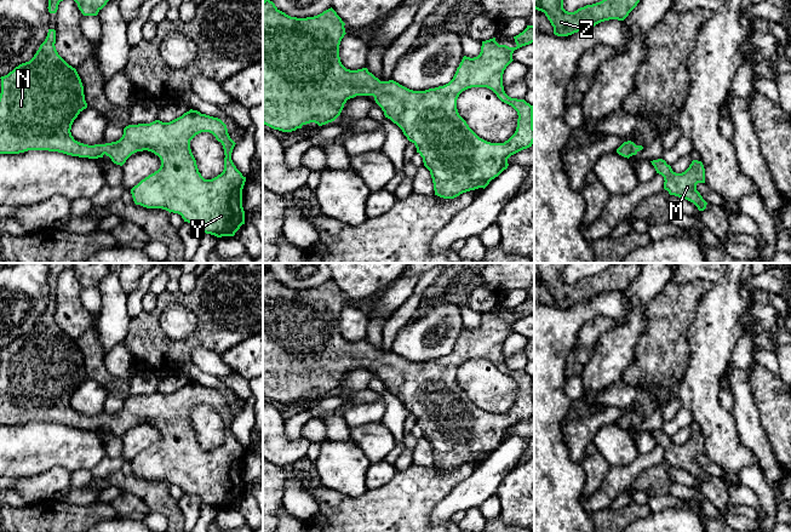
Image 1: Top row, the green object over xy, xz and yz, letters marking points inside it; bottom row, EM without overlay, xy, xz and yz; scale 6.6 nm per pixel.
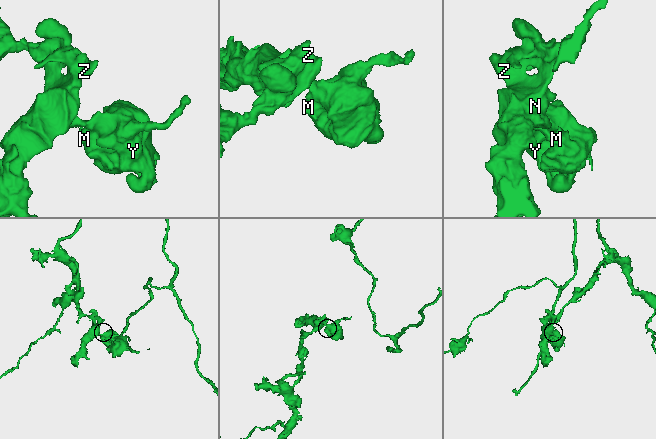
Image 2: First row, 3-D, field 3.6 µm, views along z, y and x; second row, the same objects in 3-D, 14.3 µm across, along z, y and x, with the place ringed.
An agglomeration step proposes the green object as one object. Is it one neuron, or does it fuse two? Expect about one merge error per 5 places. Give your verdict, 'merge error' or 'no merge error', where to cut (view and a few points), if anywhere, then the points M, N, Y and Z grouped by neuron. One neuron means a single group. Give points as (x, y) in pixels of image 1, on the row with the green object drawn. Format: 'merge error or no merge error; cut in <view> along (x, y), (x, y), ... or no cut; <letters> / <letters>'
no merge error; no cut; M N Y Z

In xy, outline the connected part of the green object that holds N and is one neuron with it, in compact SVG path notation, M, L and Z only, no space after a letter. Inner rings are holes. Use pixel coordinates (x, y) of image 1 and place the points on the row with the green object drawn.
M48 29L34 57L0 78L0 154L48 150L88 159L103 158L105 154L114 164L122 166L132 154L151 151L160 158L161 166L131 189L134 204L178 213L184 222L199 224L202 233L217 238L234 236L245 224L242 189L246 177L231 160L236 143L230 138L227 125L218 118L190 109L170 122L155 120L128 125L116 142L94 145L80 143L70 130L78 115L87 108L84 86L76 69L58 55L55 44L56 30ZM201 132L212 133L224 149L224 170L212 179L201 176L190 149L190 141Z

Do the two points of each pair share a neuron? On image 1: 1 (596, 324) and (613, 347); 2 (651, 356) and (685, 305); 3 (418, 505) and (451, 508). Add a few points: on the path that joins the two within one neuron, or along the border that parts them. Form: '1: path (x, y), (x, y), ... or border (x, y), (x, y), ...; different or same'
1: border (619, 320), (599, 337), (594, 354), (590, 358); different
2: path (658, 344), (666, 336), (668, 324), (674, 318); same
3: border (454, 486), (433, 509), (429, 519); different

